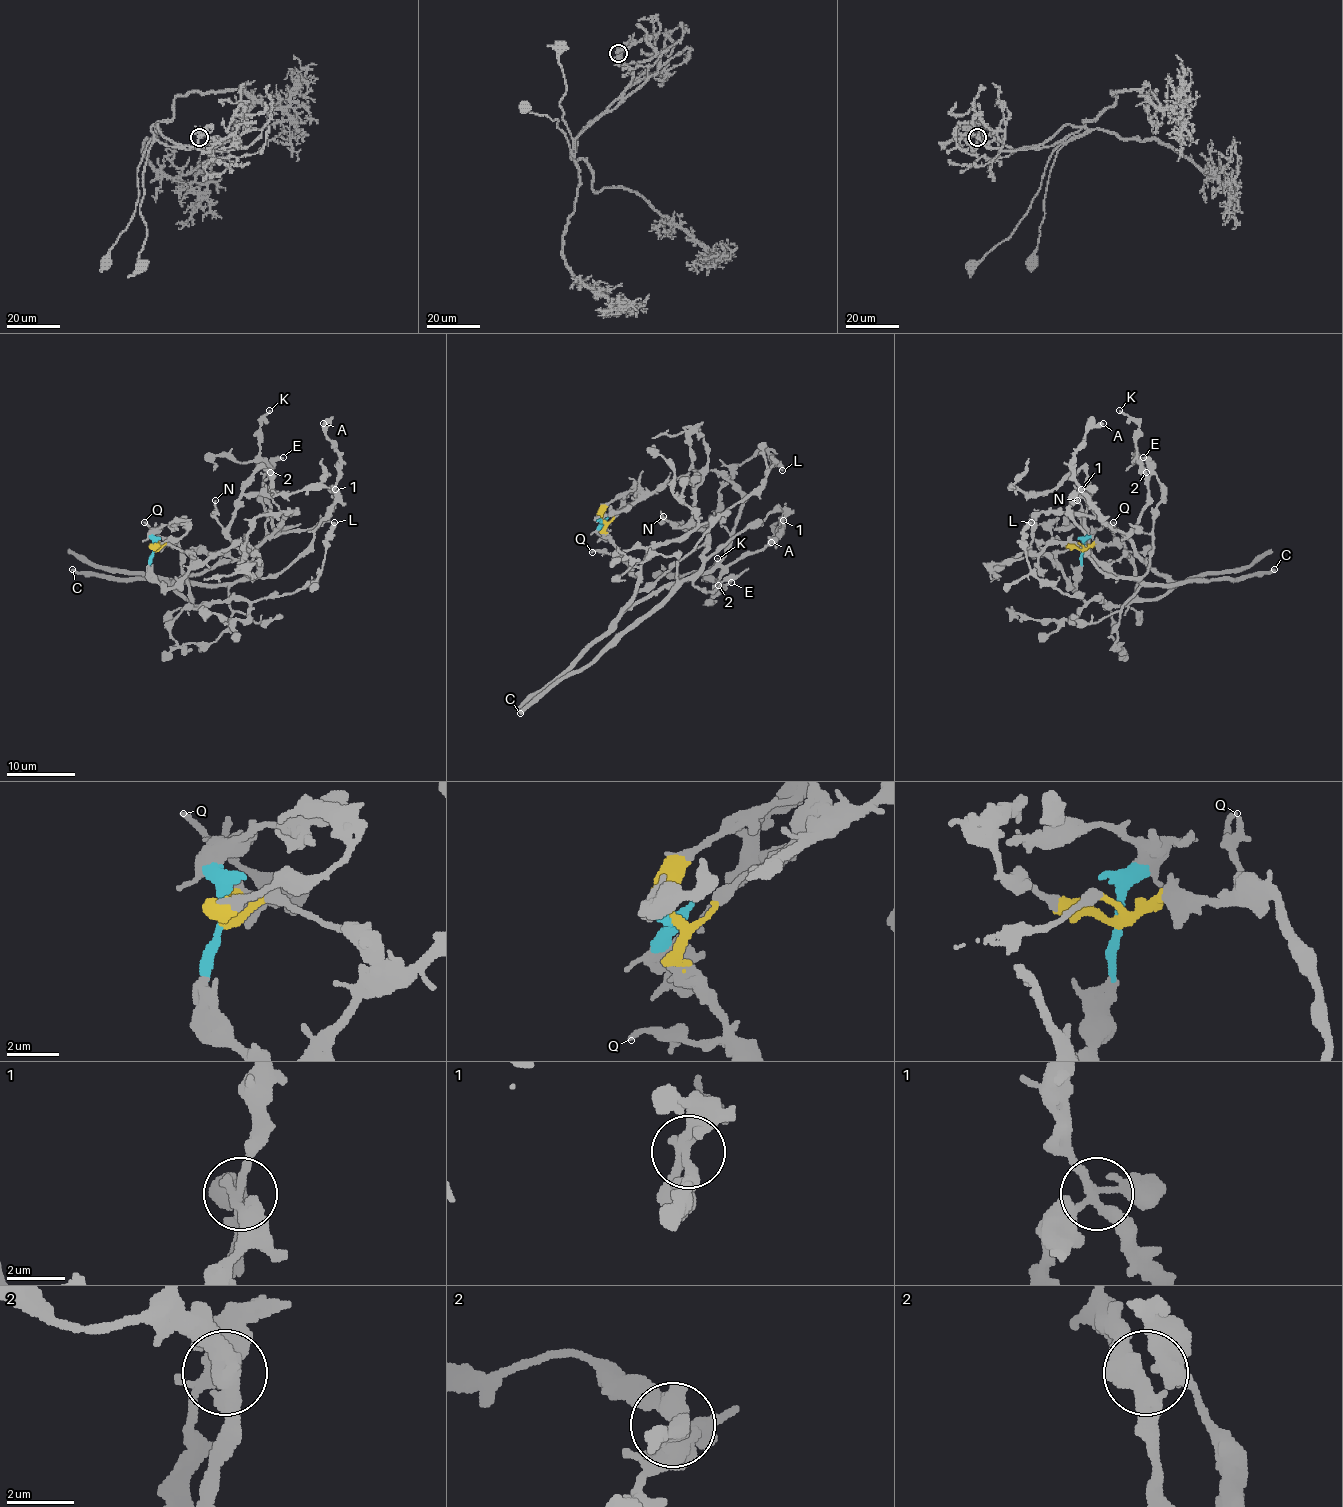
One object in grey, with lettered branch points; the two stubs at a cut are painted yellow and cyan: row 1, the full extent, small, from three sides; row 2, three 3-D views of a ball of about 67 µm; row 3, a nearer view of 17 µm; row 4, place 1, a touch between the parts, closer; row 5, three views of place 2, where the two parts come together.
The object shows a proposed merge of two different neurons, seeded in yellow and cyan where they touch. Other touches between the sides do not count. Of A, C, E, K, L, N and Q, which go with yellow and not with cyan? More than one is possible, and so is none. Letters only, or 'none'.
A, K, L, Q

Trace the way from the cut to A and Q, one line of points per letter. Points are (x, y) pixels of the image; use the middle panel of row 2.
A: (602, 520), (607, 539), (637, 578), (636, 596), (624, 608), (762, 551), (788, 513), (774, 524), (771, 543)
Q: (602, 520), (607, 539), (615, 551), (591, 553)

